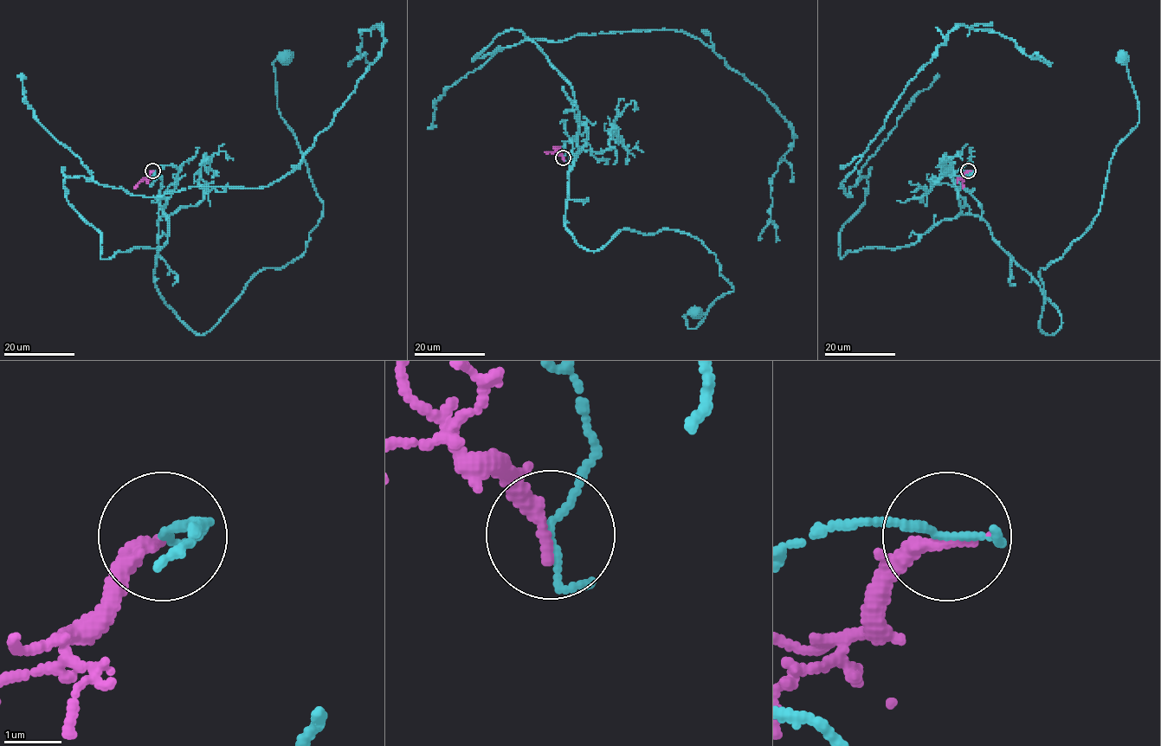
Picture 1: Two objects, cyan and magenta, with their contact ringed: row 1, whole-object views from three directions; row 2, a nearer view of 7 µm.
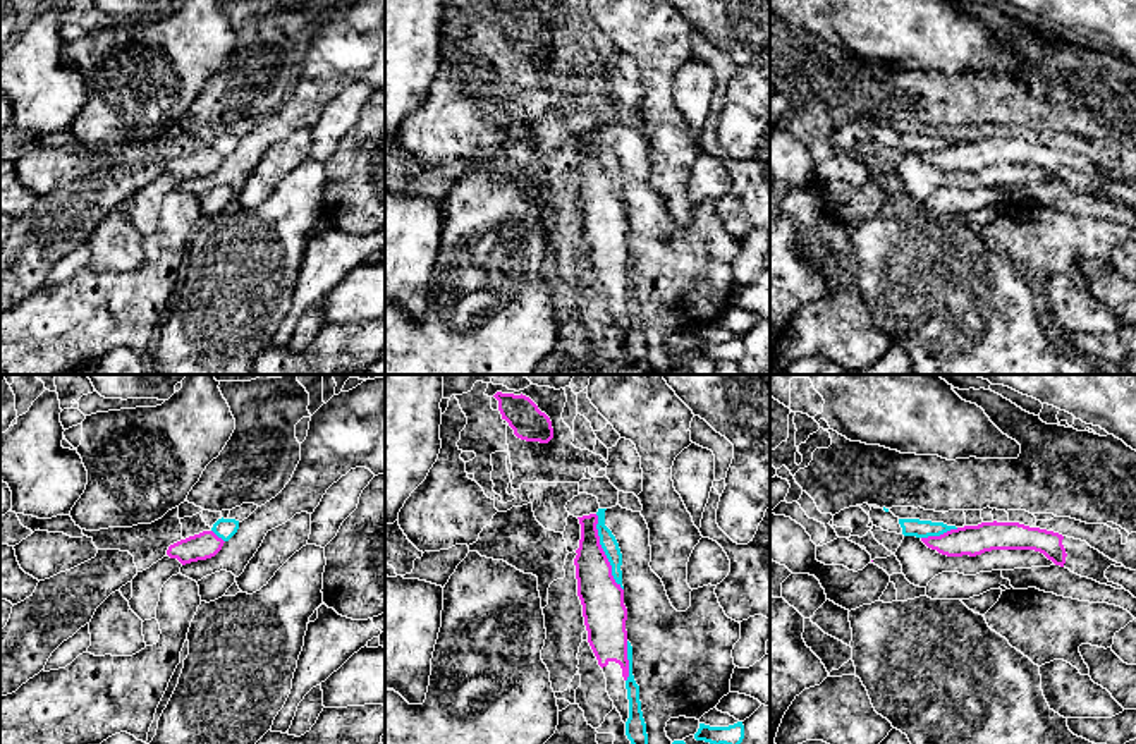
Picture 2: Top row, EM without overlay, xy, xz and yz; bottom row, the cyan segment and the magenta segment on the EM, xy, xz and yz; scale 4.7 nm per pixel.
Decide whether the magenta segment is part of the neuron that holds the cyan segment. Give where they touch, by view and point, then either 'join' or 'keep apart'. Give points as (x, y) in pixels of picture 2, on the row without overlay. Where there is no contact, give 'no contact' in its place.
meets cyan in xz at (604, 165); keep apart

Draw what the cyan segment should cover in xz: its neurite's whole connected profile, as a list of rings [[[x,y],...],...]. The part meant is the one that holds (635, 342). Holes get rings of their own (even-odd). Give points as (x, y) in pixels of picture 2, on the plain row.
[[[627,256],[627,275],[629,275],[629,292],[626,296],[627,314],[629,314],[629,333],[626,337],[626,351],[632,359],[632,364],[638,366],[641,371],[651,373],[653,368],[648,363],[648,349],[646,338],[641,326],[639,316],[639,301],[632,290],[632,261]]]

